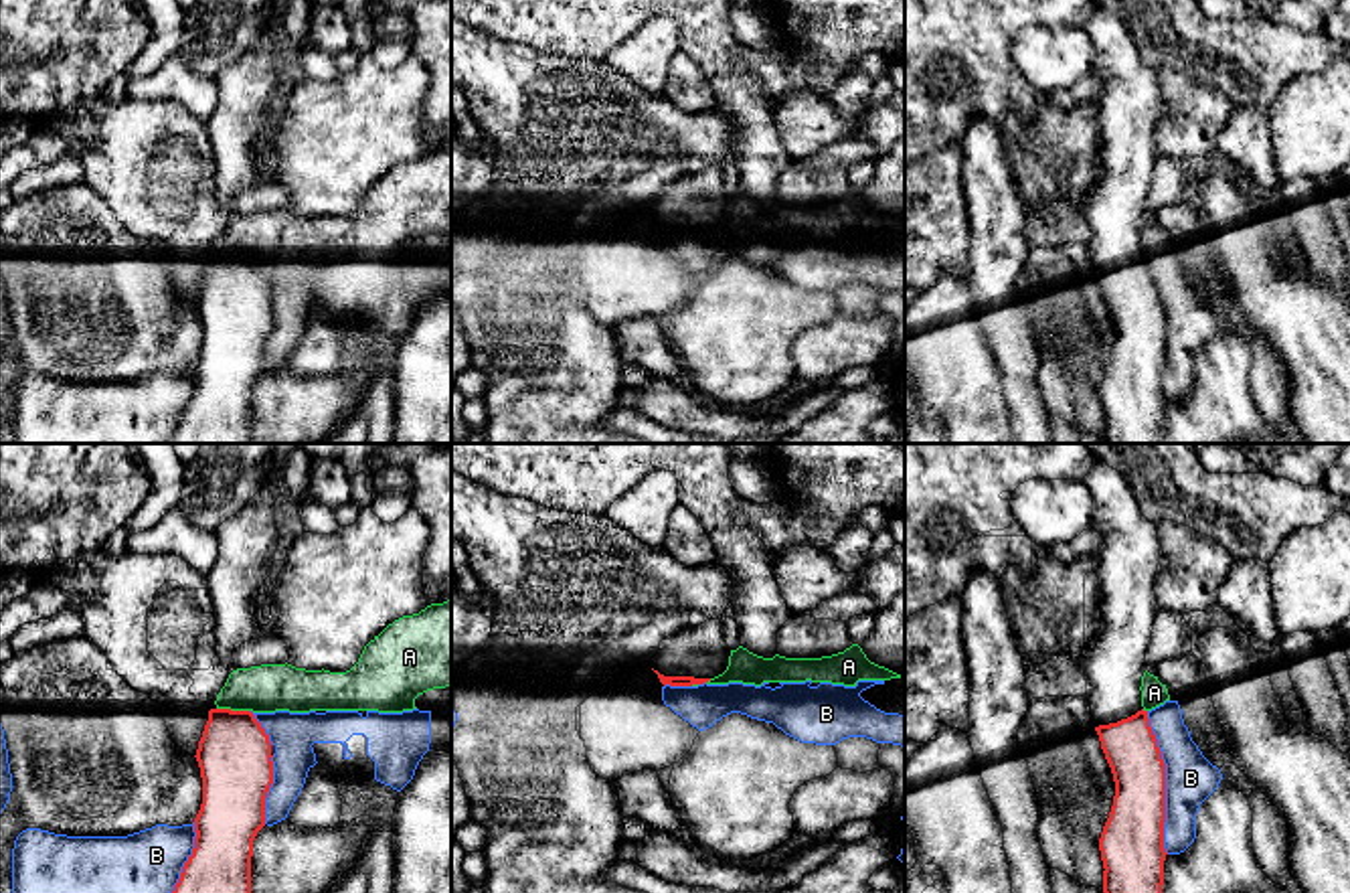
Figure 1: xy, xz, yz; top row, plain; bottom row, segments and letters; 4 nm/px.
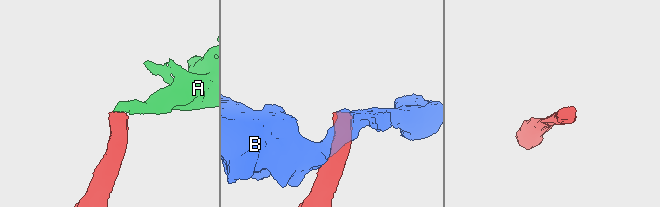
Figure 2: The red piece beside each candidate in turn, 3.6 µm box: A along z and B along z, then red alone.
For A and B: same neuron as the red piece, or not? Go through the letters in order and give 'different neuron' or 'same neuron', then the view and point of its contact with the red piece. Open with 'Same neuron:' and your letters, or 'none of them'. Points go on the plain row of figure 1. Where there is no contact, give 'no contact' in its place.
Same neuron: none of them
A: different neuron; contact xy (233, 258)
B: different neuron; contact yz (1164, 329)

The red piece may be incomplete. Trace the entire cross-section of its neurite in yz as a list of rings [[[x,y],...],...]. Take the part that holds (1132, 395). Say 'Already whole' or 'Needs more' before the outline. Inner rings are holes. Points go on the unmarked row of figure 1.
Needs more. [[[1093,4],[1083,24],[1093,43],[1093,75],[1103,83],[1103,93],[1091,99],[1099,124],[1101,174],[1085,190],[1081,221],[1087,227],[1087,249],[1111,314],[1115,342],[1109,364],[1099,385],[1103,407],[1105,443],[1160,443],[1164,431],[1164,369],[1166,369],[1166,310],[1158,286],[1142,253],[1142,223],[1148,215],[1146,196],[1152,186],[1154,166],[1160,158],[1154,126],[1160,109],[1156,71],[1150,69],[1131,38],[1125,22]]]

